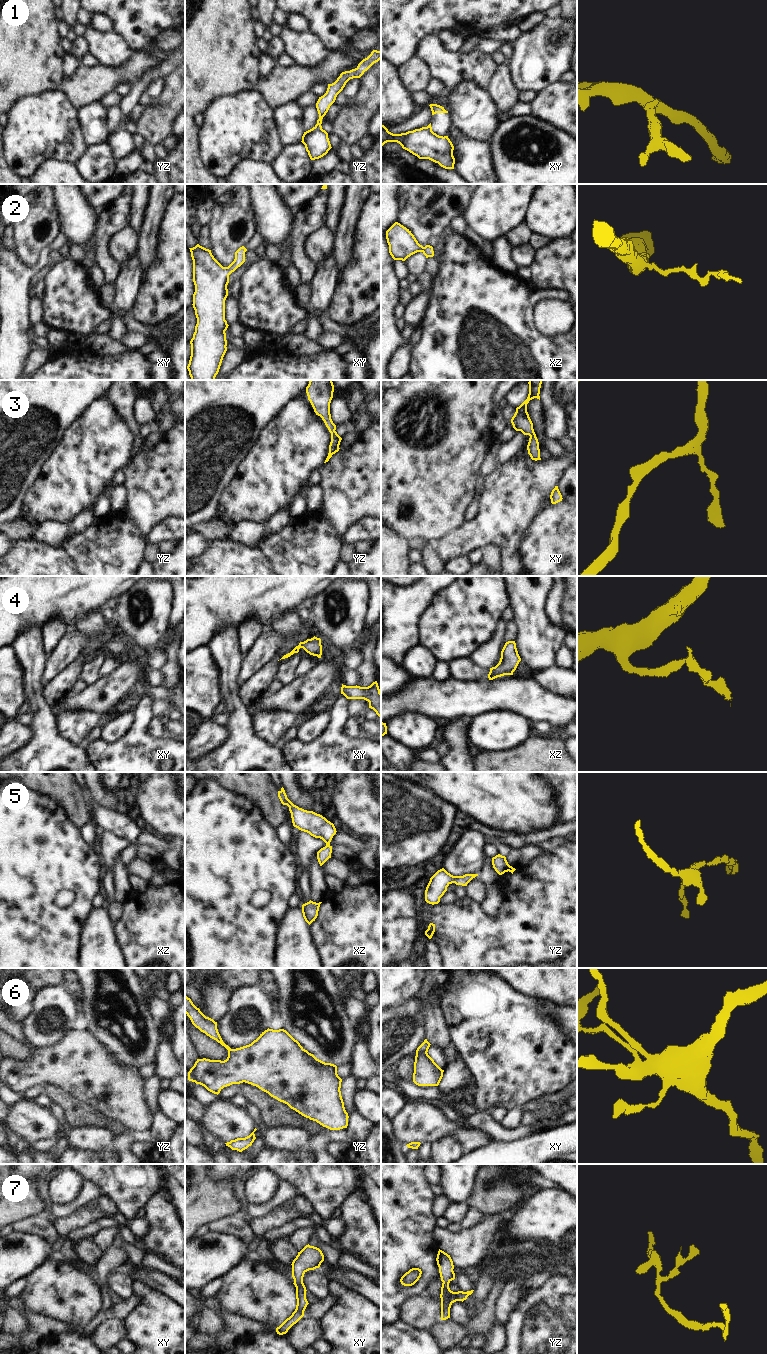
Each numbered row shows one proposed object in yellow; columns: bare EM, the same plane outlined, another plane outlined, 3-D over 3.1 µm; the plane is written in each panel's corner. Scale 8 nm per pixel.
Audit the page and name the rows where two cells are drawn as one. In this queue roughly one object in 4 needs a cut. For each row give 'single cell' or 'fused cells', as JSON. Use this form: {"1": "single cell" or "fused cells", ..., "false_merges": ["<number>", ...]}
{"1": "fused cells", "2": "single cell", "3": "single cell", "4": "single cell", "5": "single cell", "6": "single cell", "7": "single cell", "false_merges": ["1"]}

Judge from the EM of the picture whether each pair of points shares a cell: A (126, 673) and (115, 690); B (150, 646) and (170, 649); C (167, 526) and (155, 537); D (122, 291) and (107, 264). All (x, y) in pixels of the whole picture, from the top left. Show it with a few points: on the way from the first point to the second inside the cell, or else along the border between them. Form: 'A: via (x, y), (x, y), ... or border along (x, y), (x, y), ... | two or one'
A: via (122, 677), (115, 686) | one
B: border along (164, 649), (166, 661), (159, 668) | two
C: via (164, 529), (158, 534) | one
D: border along (120, 265), (118, 275), (112, 283) | two

